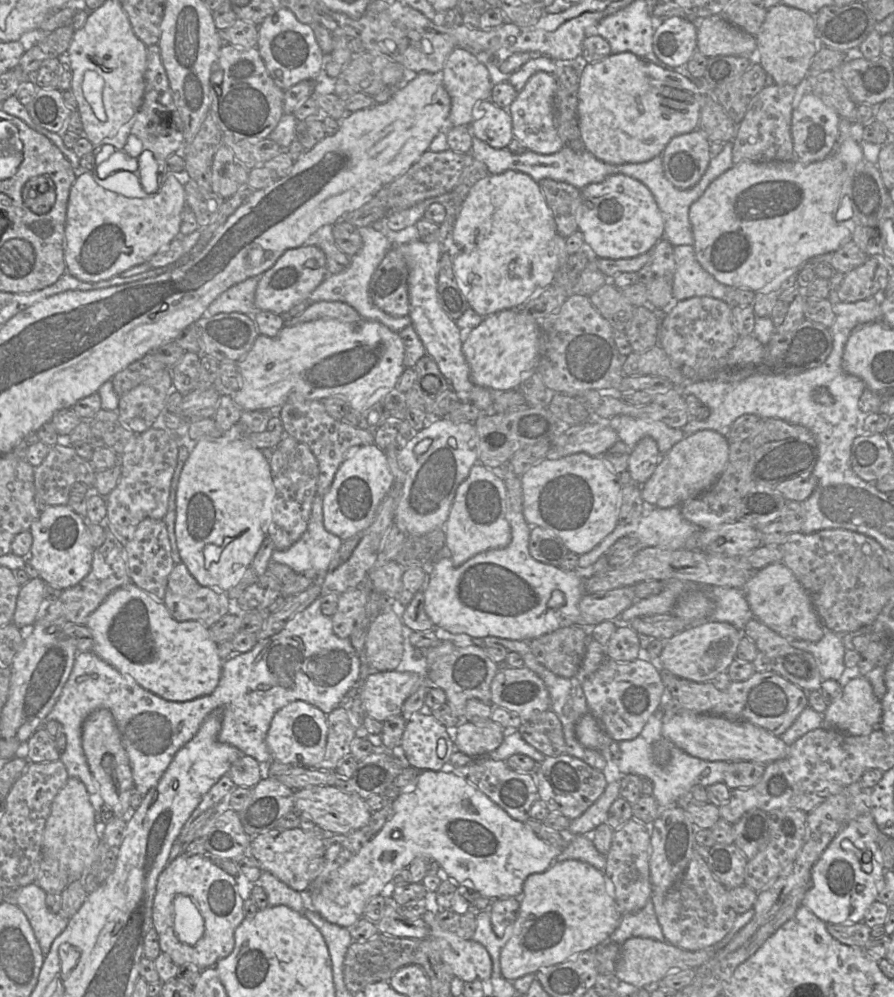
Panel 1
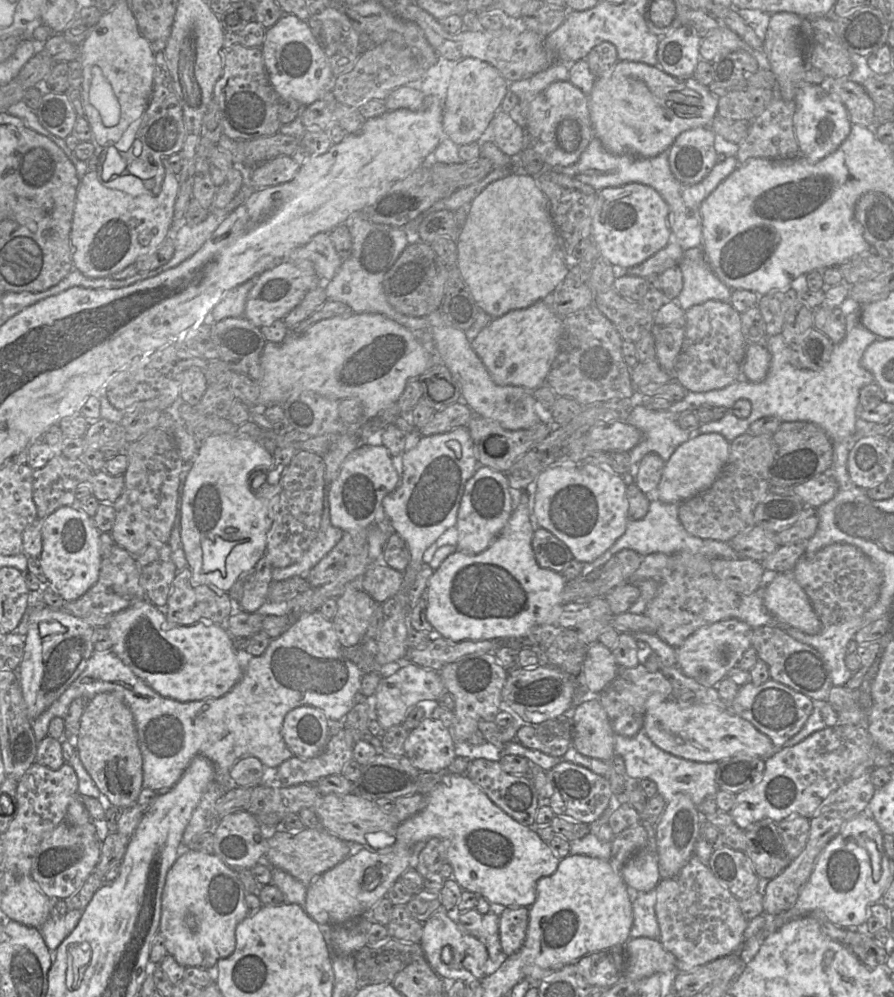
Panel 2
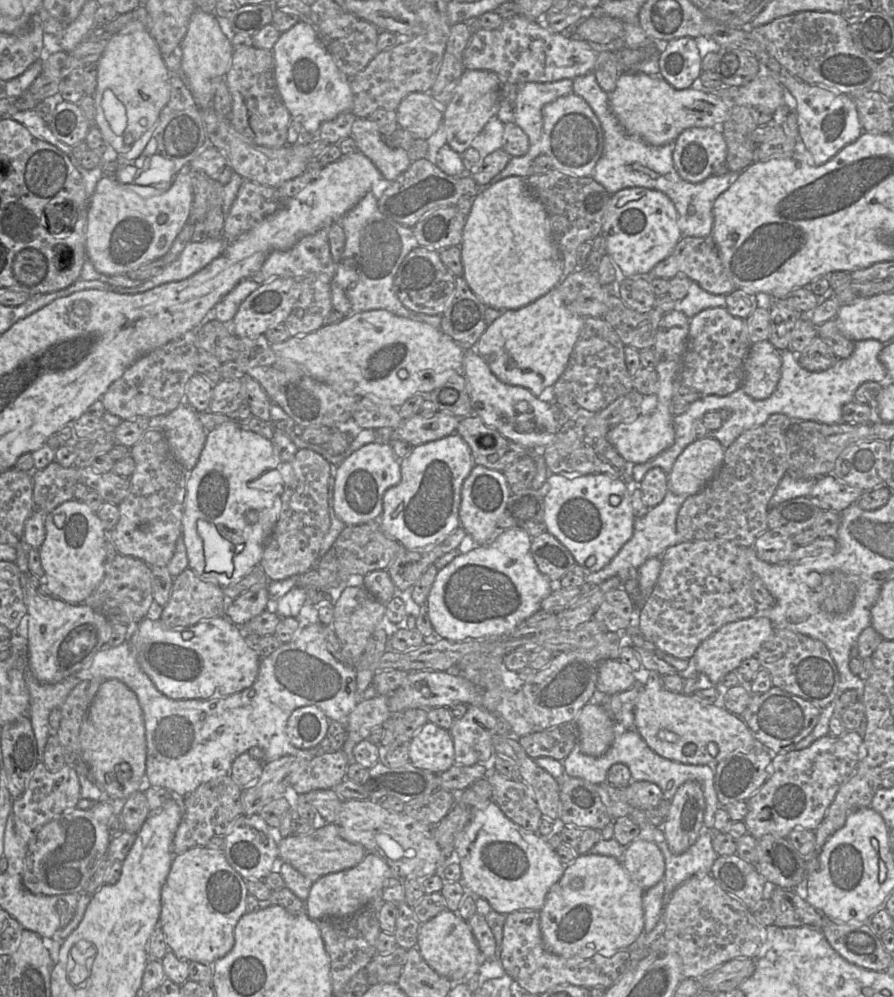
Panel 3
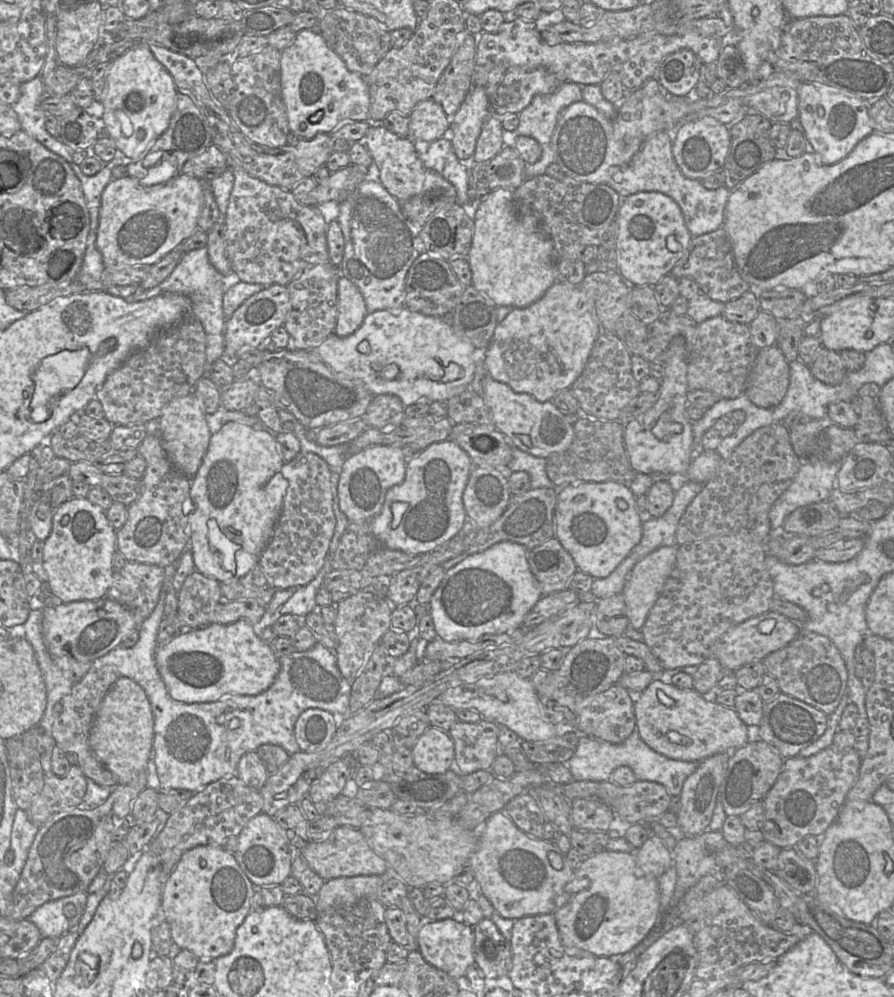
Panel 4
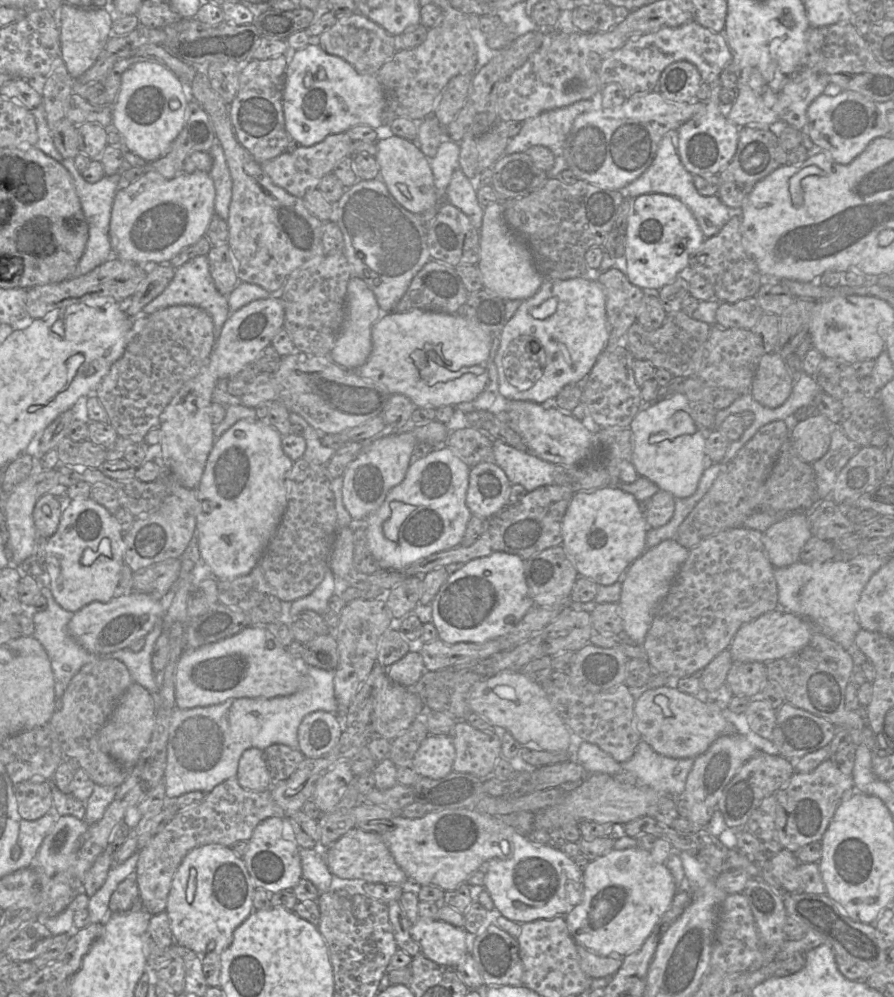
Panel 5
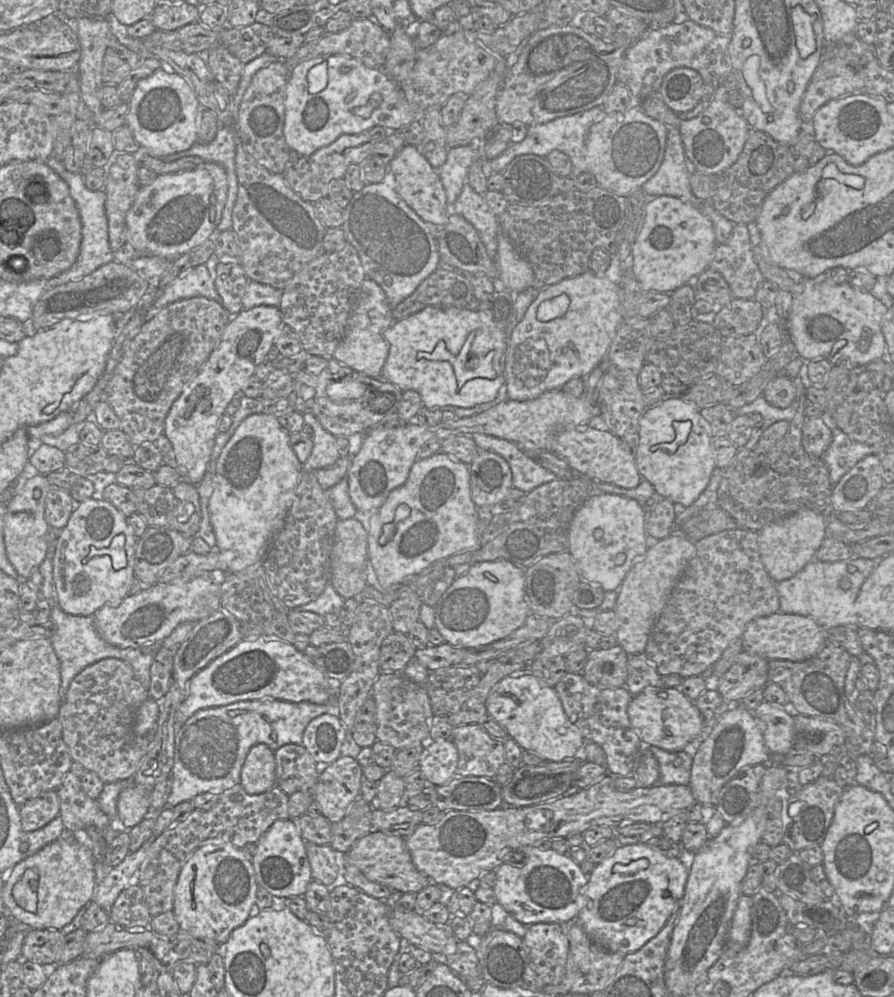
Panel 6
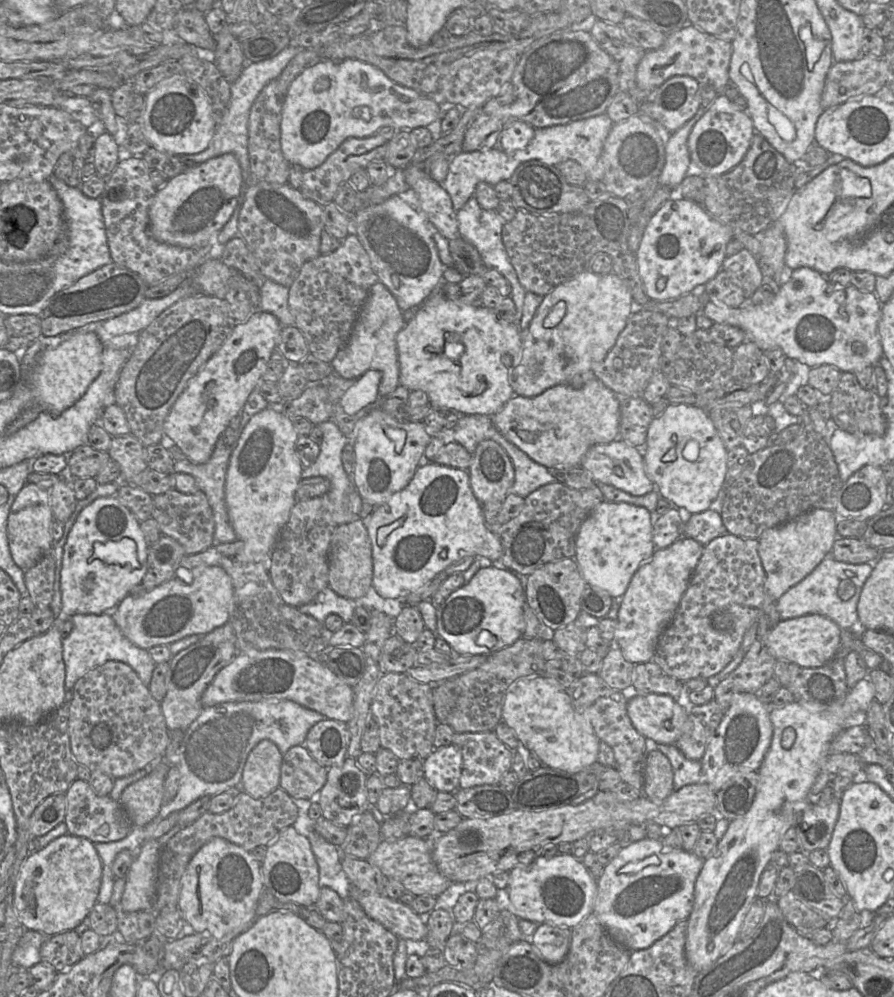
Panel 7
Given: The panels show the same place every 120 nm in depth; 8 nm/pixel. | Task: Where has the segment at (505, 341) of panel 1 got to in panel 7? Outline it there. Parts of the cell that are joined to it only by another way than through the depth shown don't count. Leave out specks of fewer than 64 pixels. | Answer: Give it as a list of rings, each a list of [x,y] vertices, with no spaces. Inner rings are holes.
[[[588,270],[580,273],[573,279],[558,285],[552,292],[544,296],[542,303],[538,307],[535,316],[529,324],[529,327],[526,330],[521,331],[521,360],[519,364],[513,369],[510,377],[510,384],[514,391],[514,395],[523,397],[535,397],[553,386],[567,383],[575,375],[586,373],[588,371],[592,372],[593,367],[596,364],[602,362],[611,348],[615,345],[619,334],[626,327],[628,319],[633,314],[634,307],[636,307],[636,304],[628,287],[614,272],[608,274],[597,274],[593,273],[591,270]]]

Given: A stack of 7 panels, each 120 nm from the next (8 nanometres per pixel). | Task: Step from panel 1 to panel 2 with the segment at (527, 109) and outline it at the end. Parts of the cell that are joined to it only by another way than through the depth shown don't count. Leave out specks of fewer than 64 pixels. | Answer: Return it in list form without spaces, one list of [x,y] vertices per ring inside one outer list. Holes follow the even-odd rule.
[[[556,81],[531,101],[525,120],[528,143],[548,165],[570,166],[589,145],[594,134],[587,96],[569,81]]]

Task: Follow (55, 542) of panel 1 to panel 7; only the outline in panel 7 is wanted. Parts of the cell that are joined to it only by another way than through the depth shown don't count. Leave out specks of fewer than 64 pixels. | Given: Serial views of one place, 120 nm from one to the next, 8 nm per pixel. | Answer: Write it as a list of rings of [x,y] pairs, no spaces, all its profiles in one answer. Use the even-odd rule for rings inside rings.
[[[100,497],[86,506],[77,516],[74,525],[72,526],[67,541],[64,545],[64,551],[62,556],[62,567],[60,574],[60,588],[61,588],[61,611],[60,614],[55,618],[54,627],[60,629],[62,623],[66,620],[70,620],[73,615],[76,614],[94,614],[101,615],[107,610],[111,610],[115,605],[127,597],[128,592],[136,585],[141,584],[143,577],[147,568],[148,559],[148,548],[149,543],[146,541],[142,529],[140,527],[140,522],[133,515],[133,513],[124,506],[117,497]]]

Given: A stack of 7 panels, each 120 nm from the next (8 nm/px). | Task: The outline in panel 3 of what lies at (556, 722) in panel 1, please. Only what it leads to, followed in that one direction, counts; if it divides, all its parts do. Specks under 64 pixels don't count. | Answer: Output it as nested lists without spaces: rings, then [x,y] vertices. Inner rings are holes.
[[[566,722],[519,737],[518,742],[527,755],[536,759],[550,757],[563,761],[578,741],[574,722]]]

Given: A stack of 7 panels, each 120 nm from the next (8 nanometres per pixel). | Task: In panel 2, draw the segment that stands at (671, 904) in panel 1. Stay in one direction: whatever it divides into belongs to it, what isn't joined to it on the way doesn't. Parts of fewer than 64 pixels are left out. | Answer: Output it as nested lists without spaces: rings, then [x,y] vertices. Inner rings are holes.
[[[693,854],[681,871],[666,879],[661,879],[655,888],[655,913],[660,928],[660,942],[678,962],[679,971],[685,971],[712,962],[741,949],[748,920],[743,916],[739,899],[723,886],[713,875],[708,865]]]

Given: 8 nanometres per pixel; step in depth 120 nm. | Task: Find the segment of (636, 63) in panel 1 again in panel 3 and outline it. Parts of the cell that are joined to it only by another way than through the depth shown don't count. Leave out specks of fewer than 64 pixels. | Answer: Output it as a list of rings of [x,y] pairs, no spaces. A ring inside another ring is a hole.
[[[622,72],[616,88],[609,94],[609,103],[624,131],[652,146],[662,146],[674,142],[681,132],[692,127],[715,127],[720,130],[729,116],[730,104],[718,97],[689,87],[675,89],[659,75],[648,75],[643,72]]]

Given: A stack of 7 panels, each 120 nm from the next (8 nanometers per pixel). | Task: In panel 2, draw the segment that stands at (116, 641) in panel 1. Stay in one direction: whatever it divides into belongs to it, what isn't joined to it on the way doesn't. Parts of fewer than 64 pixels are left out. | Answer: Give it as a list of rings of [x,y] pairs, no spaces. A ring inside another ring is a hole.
[[[142,600],[116,613],[107,625],[112,639],[112,652],[115,653],[140,679],[148,684],[155,692],[163,697],[174,699],[180,702],[198,701],[207,698],[218,698],[228,693],[242,678],[244,669],[240,666],[236,650],[233,646],[233,639],[224,625],[208,623],[204,621],[192,625],[179,625],[168,621],[166,614],[148,600]]]

